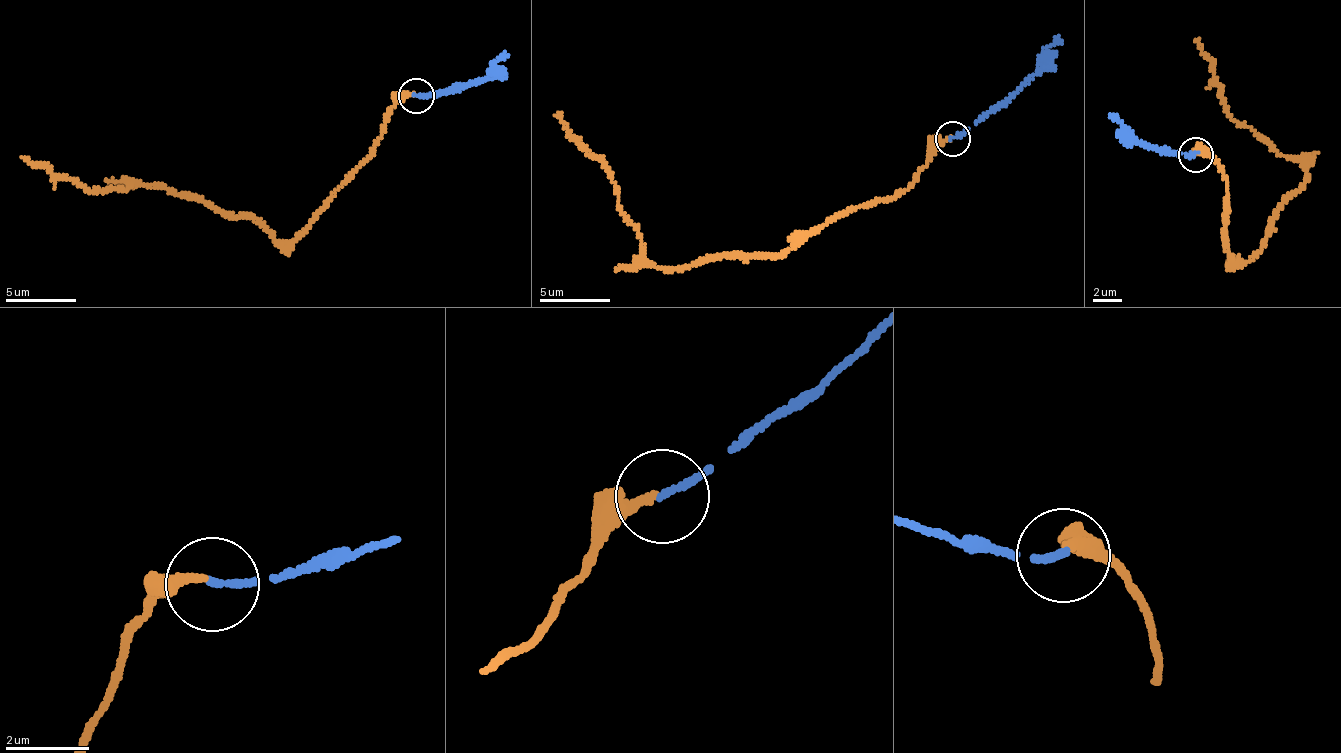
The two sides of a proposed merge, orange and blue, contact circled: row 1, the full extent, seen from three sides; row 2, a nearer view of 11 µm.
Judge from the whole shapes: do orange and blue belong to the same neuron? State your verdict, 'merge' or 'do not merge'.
merge

